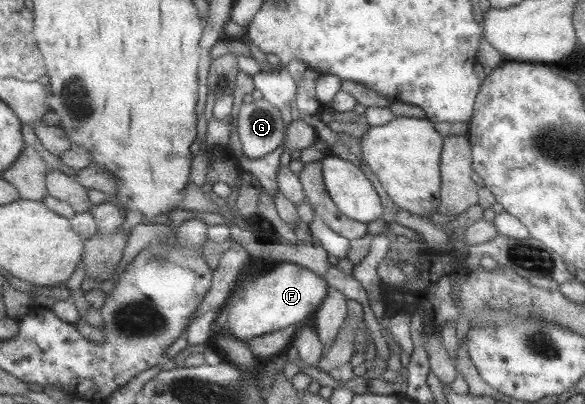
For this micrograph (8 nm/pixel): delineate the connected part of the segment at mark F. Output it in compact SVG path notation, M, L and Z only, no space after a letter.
M293 262L276 263L272 269L251 282L238 302L226 307L228 310L226 326L238 340L249 343L252 338L299 324L306 316L315 314L326 300L328 289L324 277L314 274L311 270Z

